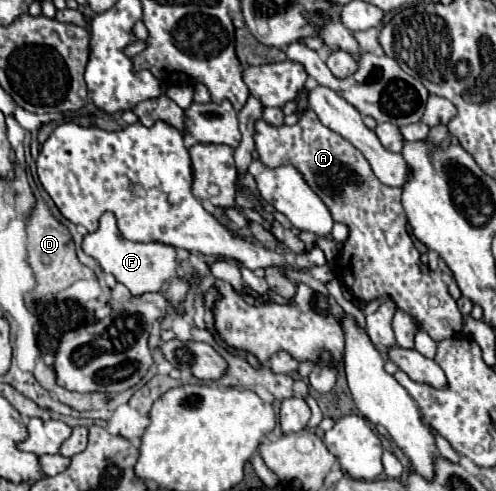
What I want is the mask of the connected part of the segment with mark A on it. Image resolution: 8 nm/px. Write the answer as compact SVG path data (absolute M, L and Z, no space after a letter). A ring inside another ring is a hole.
M305 110L303 118L295 126L285 126L285 124L271 126L263 118L257 120L255 148L259 152L259 160L265 166L271 166L271 168L285 166L285 164L295 166L303 174L303 180L311 186L311 190L315 190L315 194L319 194L323 204L329 208L333 222L341 222L349 228L349 236L343 242L343 250L339 254L339 264L335 266L335 274L341 280L341 284L347 286L349 292L353 292L353 296L357 300L373 302L381 296L389 296L397 304L397 308L401 312L409 314L413 318L413 322L417 324L417 328L427 332L435 342L453 338L461 332L463 318L461 318L461 312L459 312L455 300L447 292L447 284L443 282L441 270L433 272L427 266L423 266L419 260L419 250L413 246L413 240L407 234L407 214L401 204L403 190L389 188L383 182L379 182L379 178L373 174L365 156L351 142L347 142L343 136L339 136L333 130L329 130L327 126L323 126L313 110Z

